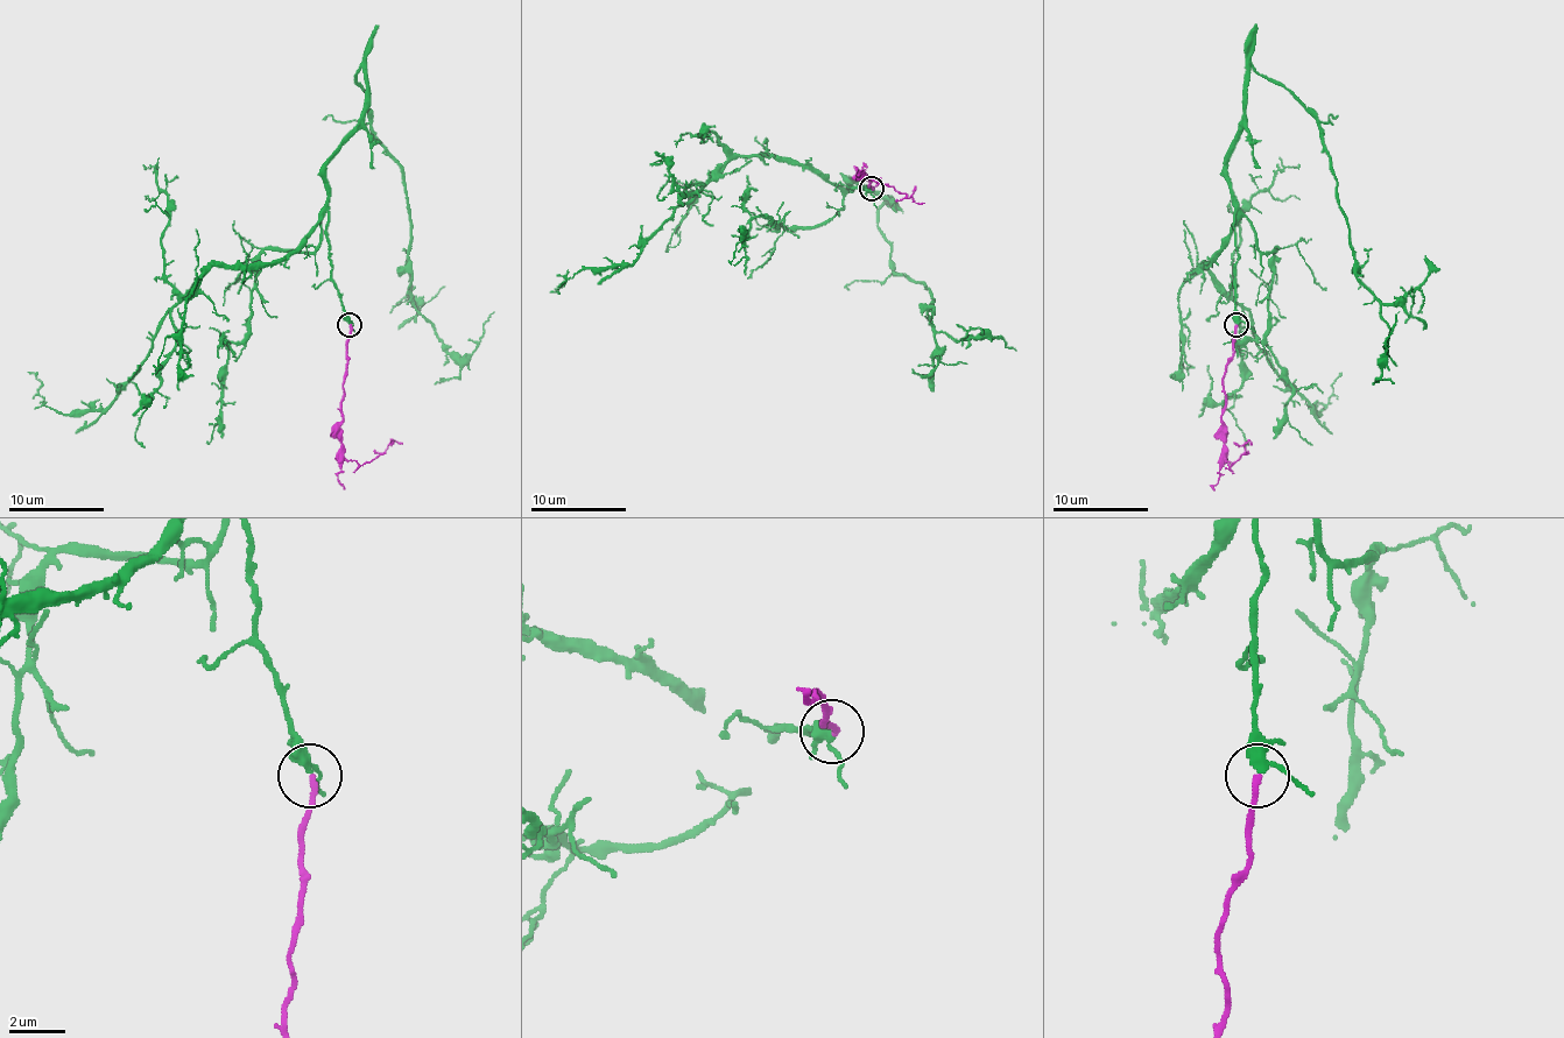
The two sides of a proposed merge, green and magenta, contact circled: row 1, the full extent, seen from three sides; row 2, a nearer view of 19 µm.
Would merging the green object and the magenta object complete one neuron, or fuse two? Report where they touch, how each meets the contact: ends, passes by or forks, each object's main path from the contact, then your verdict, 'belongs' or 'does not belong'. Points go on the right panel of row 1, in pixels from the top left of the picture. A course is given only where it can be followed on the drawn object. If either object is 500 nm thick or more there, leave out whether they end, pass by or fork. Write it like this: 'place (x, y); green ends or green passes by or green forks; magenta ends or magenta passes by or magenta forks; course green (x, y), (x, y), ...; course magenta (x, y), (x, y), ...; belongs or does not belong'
place (1235, 325); green passes by; magenta ends; course green (1235, 324), (1226, 152), (1252, 68), (1317, 120), (1355, 276), (1388, 326), (1383, 355), (1399, 312); course magenta (1235, 324), (1233, 360), (1224, 376), (1224, 456), (1231, 465), (1245, 451), (1245, 444), (1249, 444); belongs

